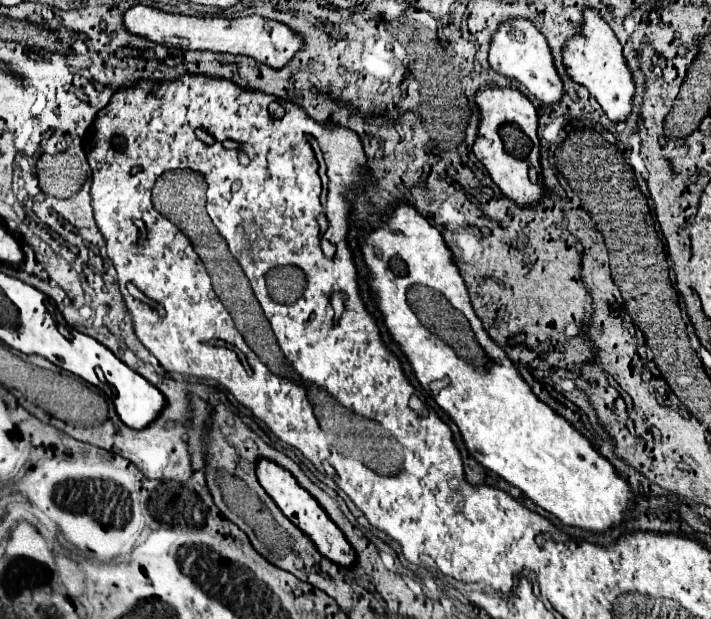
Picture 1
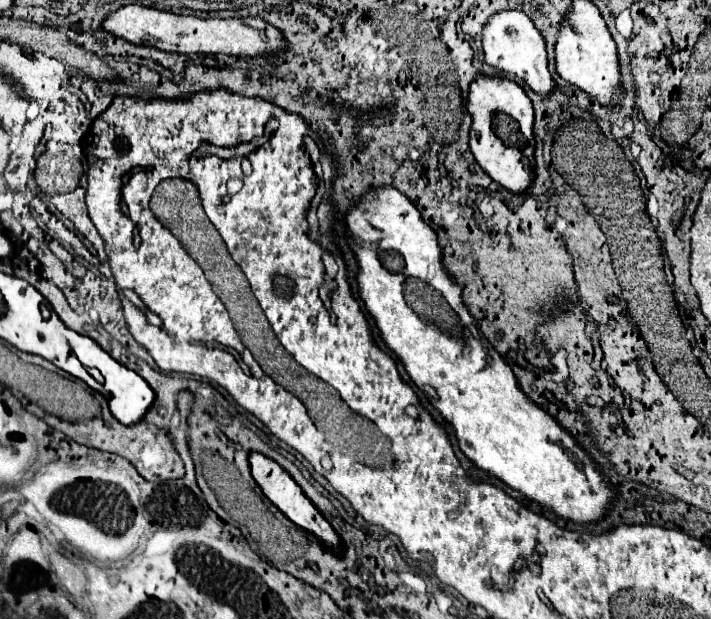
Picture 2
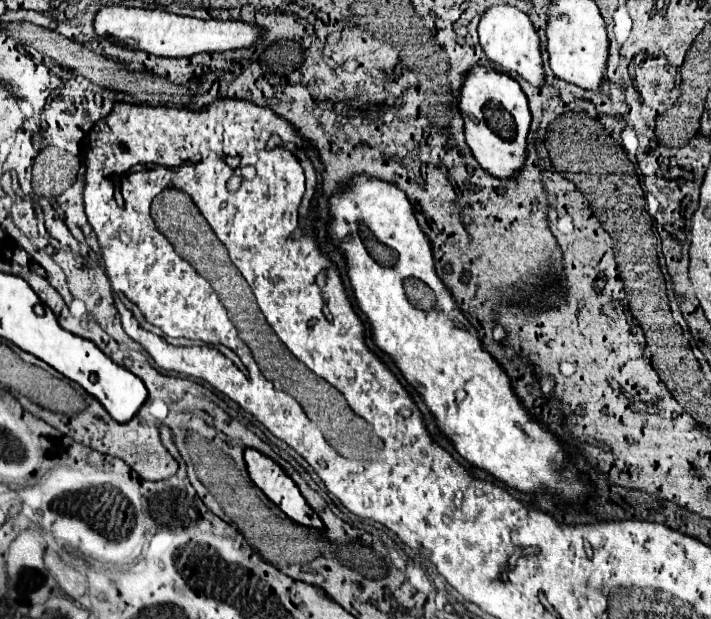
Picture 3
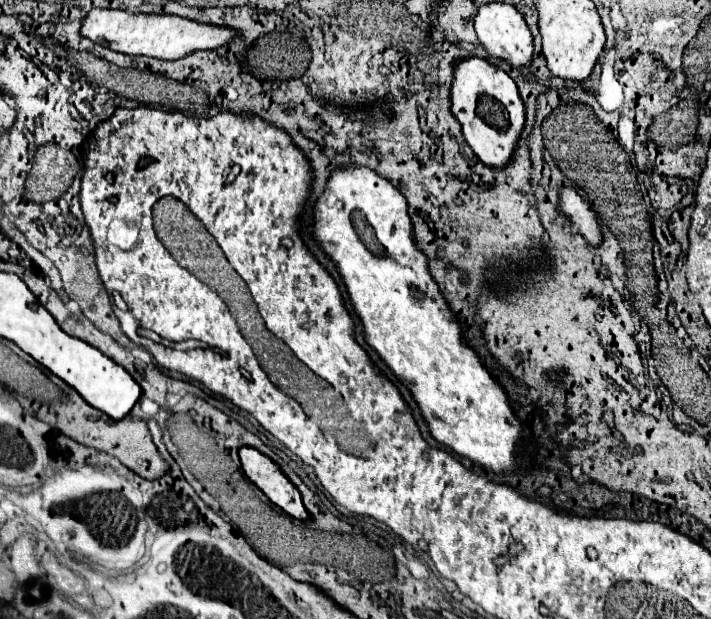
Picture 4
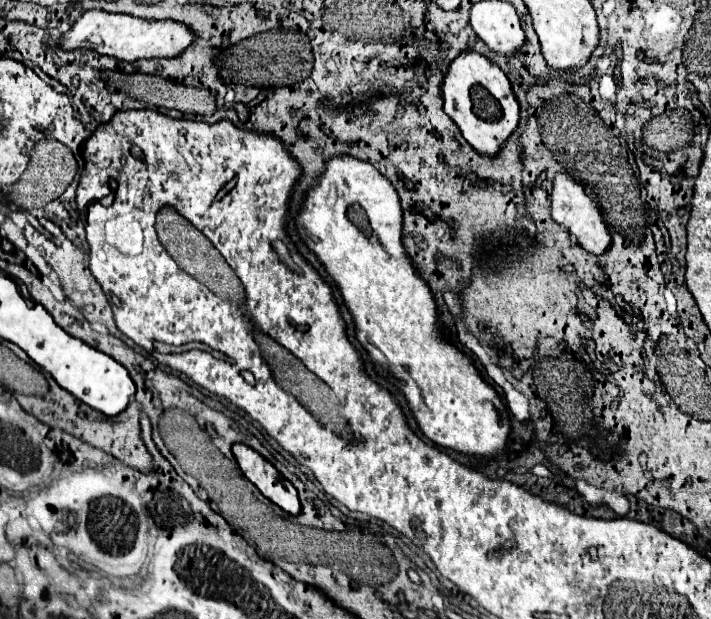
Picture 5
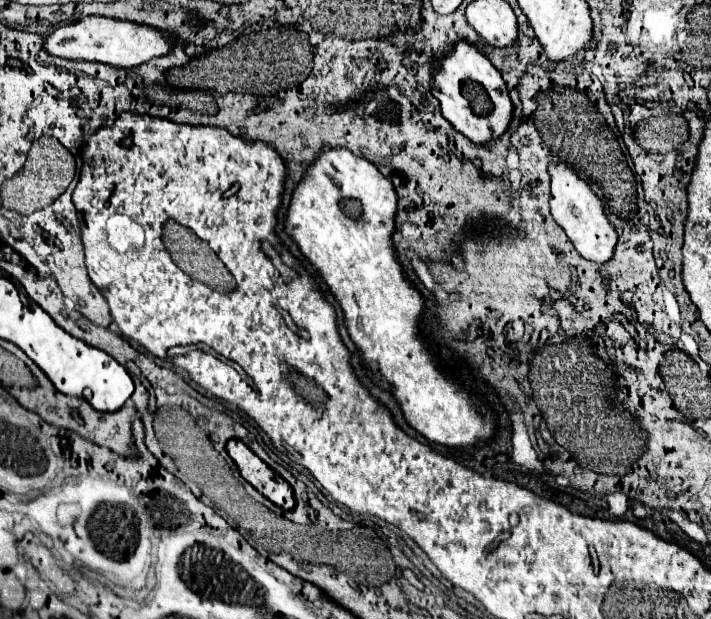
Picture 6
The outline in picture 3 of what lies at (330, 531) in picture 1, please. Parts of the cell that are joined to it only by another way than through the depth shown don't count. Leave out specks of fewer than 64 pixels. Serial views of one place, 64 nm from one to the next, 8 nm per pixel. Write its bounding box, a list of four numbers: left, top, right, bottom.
[244,450,324,528]

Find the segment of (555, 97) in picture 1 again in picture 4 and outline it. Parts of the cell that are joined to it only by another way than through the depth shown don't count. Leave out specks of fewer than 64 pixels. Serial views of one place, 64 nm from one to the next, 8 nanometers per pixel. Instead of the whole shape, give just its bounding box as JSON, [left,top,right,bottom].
[474,2,532,68]

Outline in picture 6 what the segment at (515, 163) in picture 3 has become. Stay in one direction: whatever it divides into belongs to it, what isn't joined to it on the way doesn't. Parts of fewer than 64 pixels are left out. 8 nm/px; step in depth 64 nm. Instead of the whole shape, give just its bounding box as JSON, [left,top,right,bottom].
[430,40,512,144]

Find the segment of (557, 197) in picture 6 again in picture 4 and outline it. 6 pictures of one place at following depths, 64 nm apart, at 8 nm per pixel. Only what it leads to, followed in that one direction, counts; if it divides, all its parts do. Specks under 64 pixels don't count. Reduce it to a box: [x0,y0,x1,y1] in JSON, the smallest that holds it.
[558,186,602,246]

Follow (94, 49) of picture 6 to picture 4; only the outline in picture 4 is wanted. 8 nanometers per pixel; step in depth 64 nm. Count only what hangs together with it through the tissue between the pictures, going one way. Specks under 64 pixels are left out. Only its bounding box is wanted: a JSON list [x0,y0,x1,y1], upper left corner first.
[80,8,236,60]

